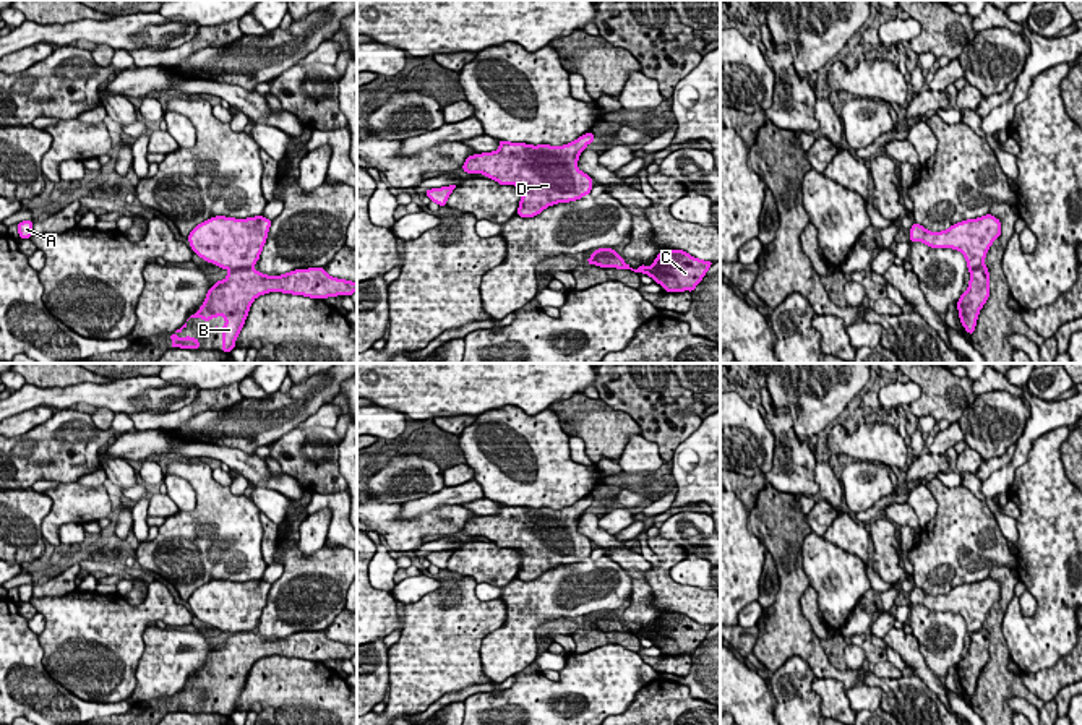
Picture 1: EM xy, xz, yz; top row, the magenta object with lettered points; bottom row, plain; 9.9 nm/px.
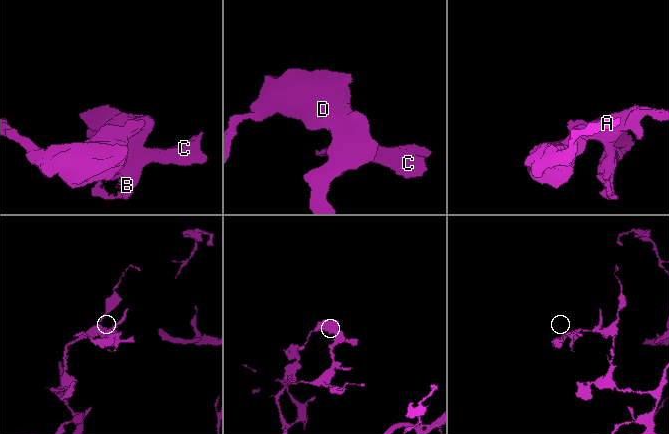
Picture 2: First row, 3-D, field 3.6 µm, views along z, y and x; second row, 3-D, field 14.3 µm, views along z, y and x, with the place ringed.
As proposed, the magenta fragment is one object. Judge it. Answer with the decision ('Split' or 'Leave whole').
Split

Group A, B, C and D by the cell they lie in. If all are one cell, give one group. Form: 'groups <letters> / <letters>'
groups A D / B C

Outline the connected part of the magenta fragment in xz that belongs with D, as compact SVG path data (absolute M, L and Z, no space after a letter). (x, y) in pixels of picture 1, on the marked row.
M590 131L560 148L498 141L496 151L469 156L462 170L483 174L500 185L522 187L517 216L534 217L552 204L590 193L592 178L577 169L579 154L594 141Z

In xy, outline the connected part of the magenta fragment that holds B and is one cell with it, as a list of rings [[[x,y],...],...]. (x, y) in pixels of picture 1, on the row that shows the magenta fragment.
[[[253,268],[235,269],[208,290],[200,311],[193,313],[190,318],[211,321],[222,315],[225,324],[221,328],[221,350],[230,354],[256,297],[268,292],[284,292],[326,298],[336,295],[350,297],[355,290],[357,282],[331,277],[326,274],[324,268],[295,269],[282,276],[266,276]]]

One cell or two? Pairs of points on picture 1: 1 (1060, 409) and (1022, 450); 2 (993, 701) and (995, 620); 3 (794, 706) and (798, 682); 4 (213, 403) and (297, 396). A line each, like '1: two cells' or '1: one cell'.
1: one cell
2: one cell
3: one cell
4: two cells

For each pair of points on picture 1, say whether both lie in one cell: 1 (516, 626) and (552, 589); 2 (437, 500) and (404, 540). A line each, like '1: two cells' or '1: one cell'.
1: one cell
2: two cells

